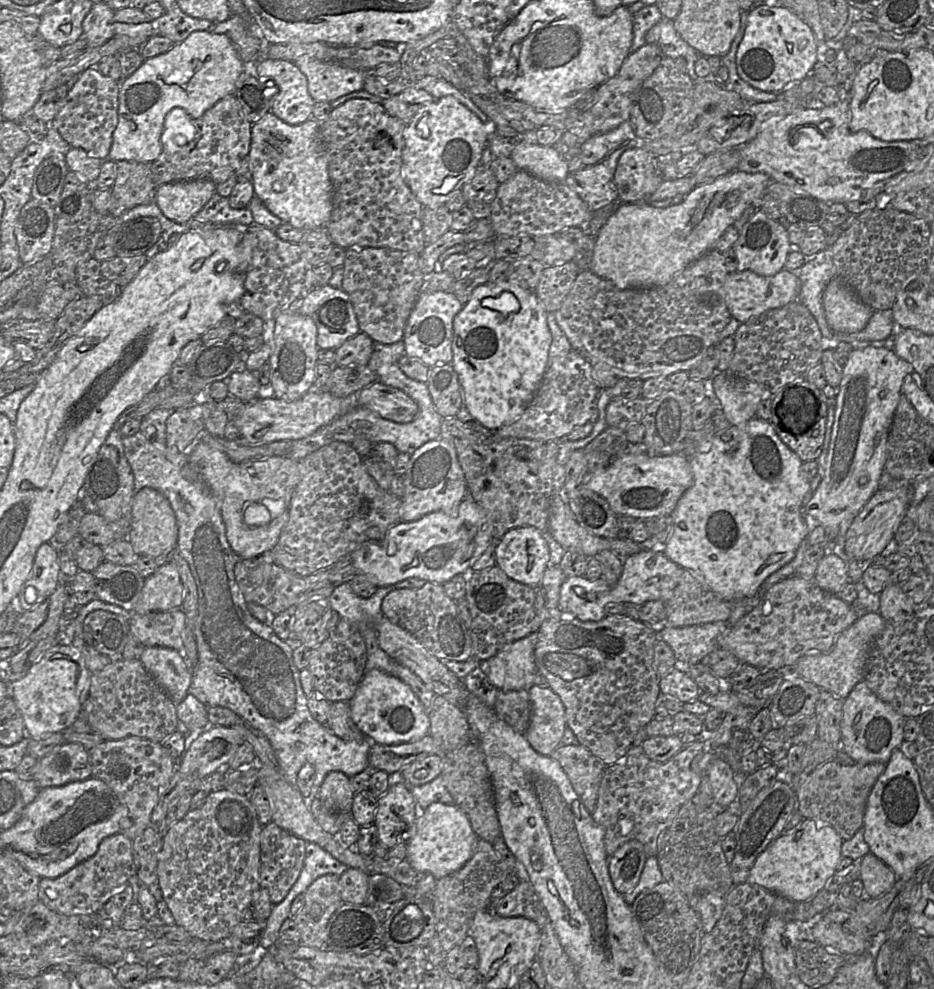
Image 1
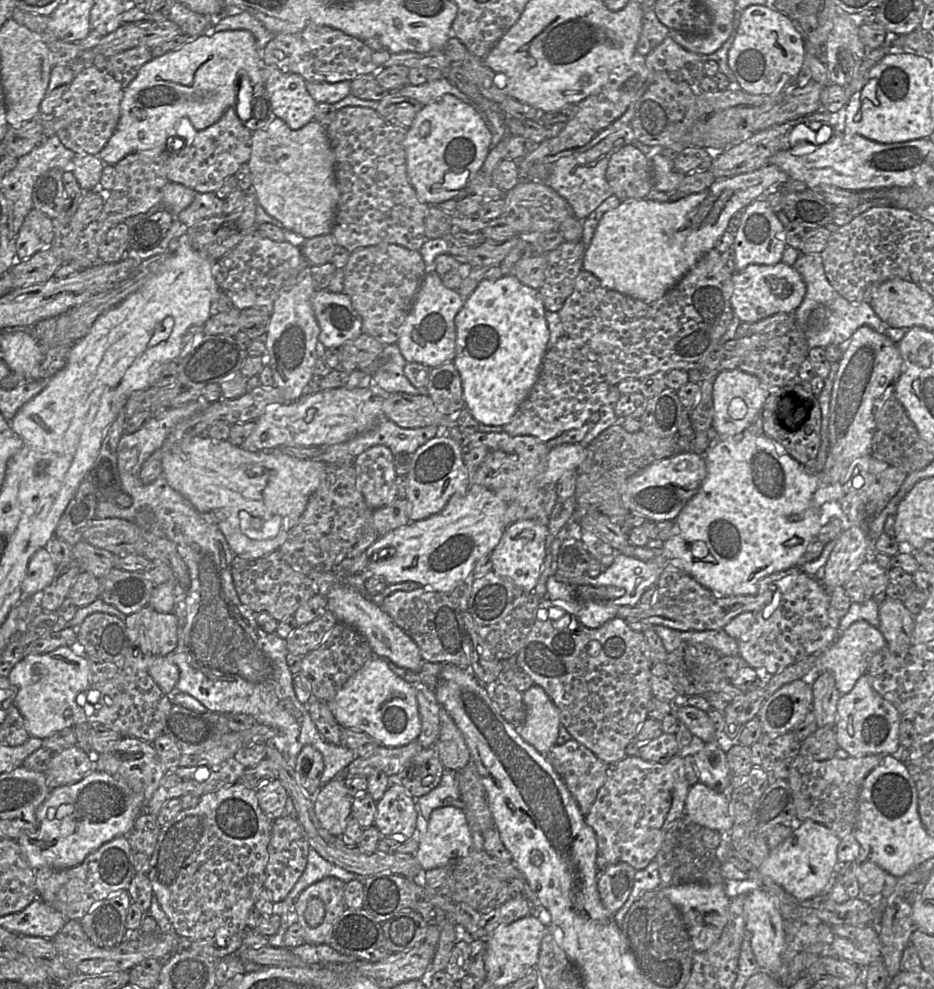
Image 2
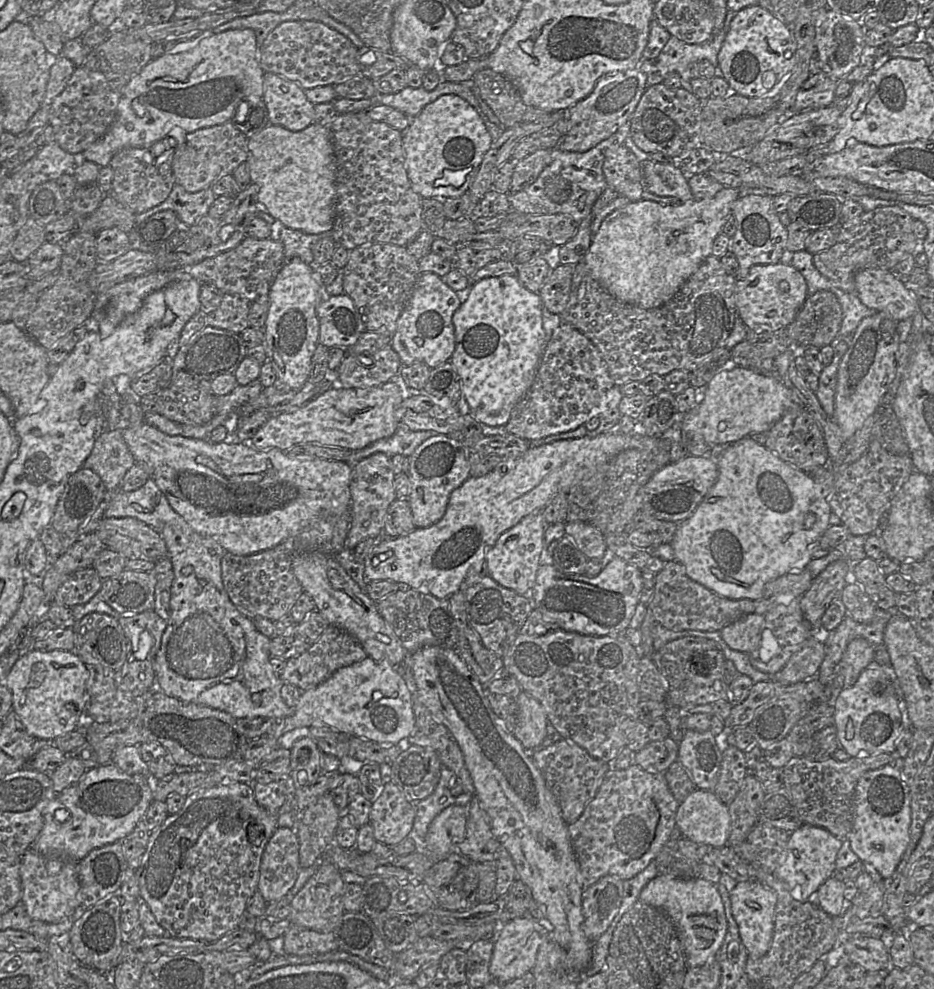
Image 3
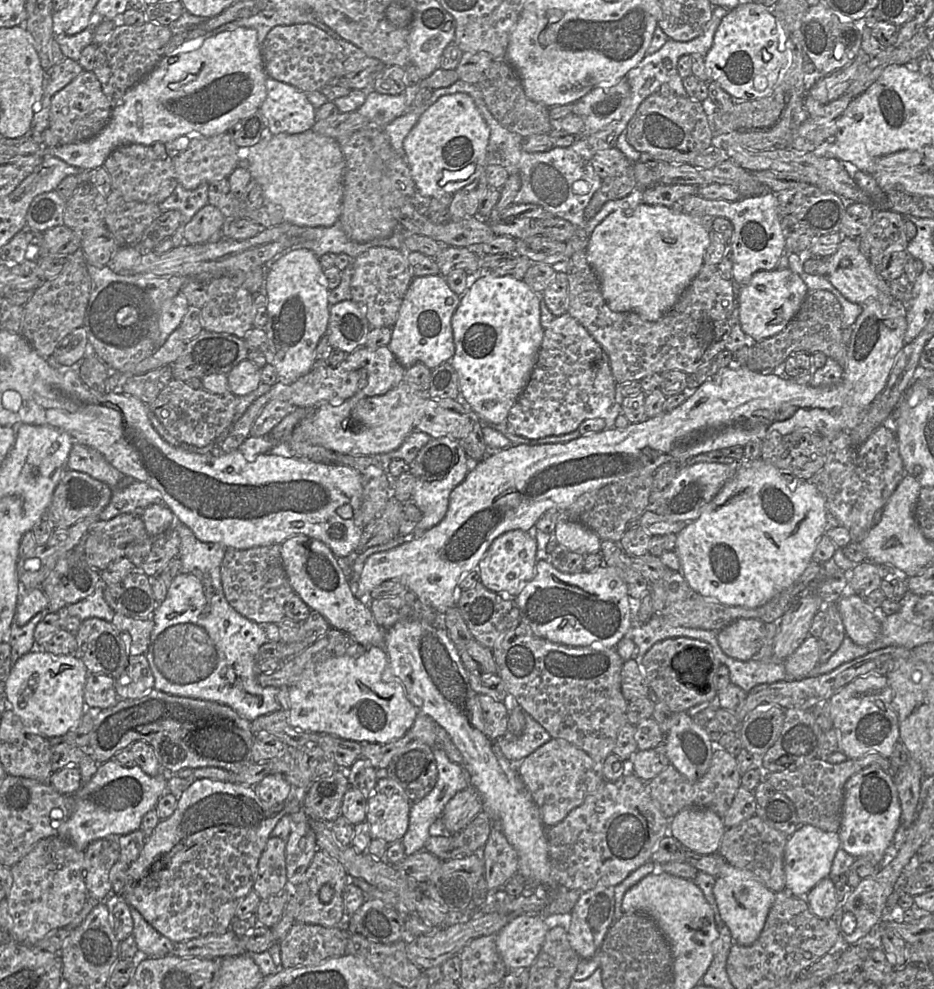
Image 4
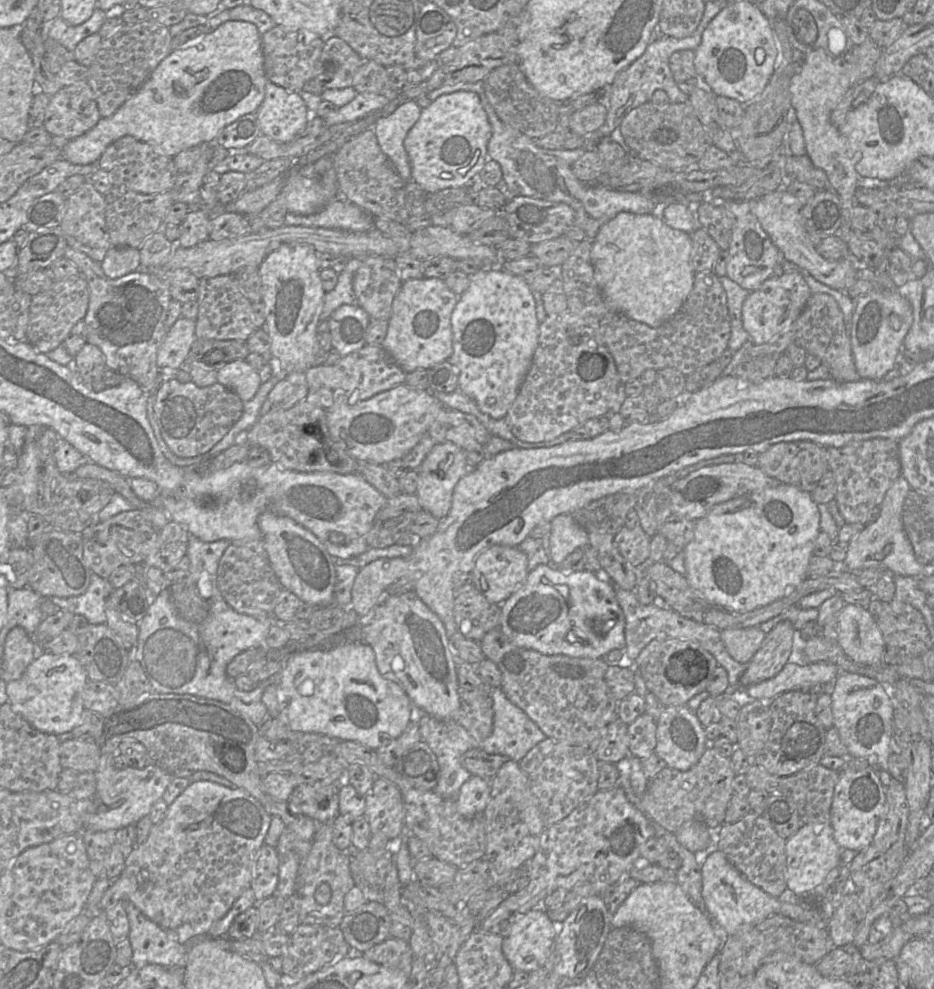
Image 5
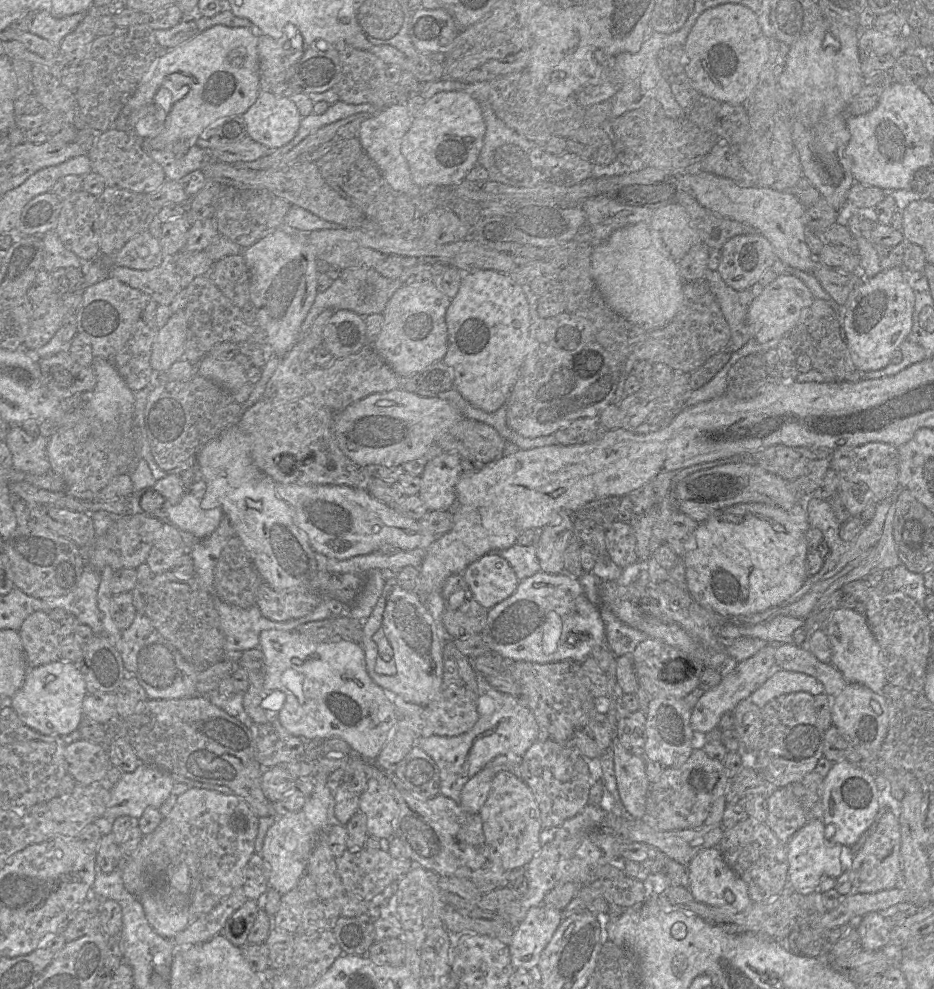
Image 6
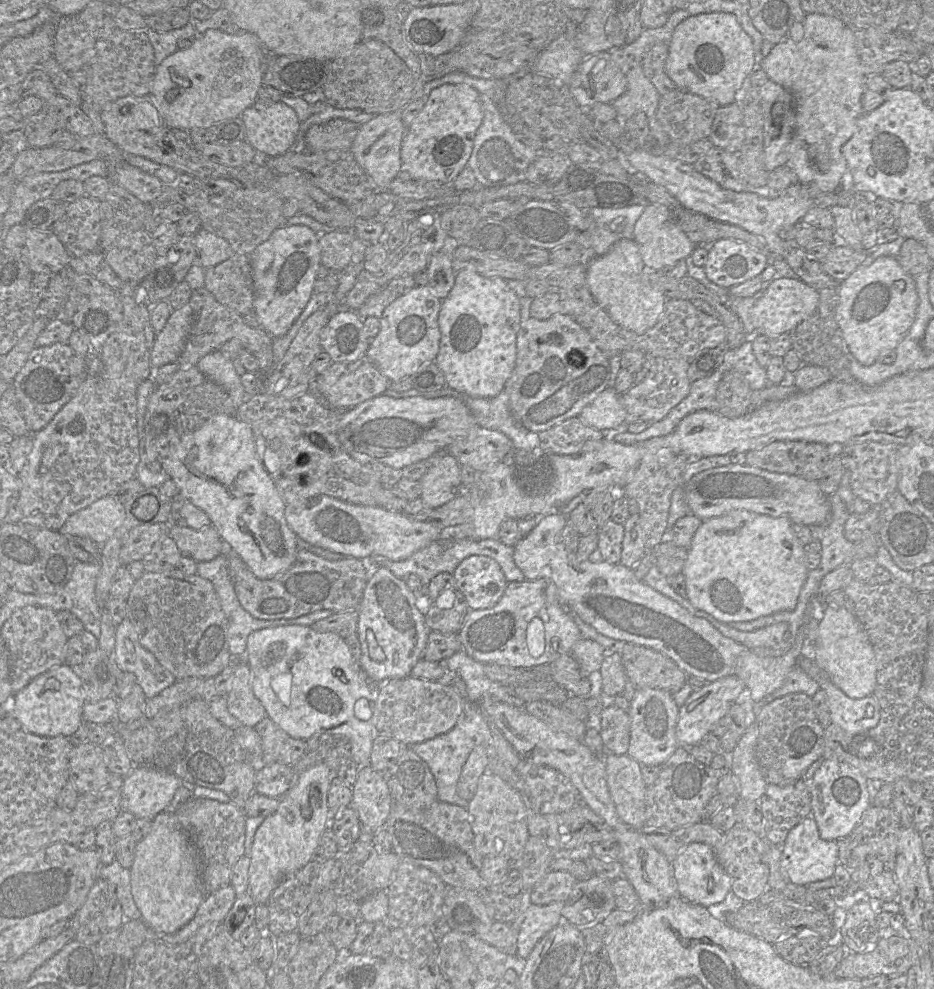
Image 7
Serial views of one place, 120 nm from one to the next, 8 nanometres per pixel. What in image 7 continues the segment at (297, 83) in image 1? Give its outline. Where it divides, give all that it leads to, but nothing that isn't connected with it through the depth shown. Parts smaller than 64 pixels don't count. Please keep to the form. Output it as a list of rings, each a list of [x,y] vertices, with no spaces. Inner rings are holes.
[[[256,101],[241,114],[245,126],[245,141],[258,153],[259,157],[275,157],[293,148],[301,122],[296,112],[282,102]]]

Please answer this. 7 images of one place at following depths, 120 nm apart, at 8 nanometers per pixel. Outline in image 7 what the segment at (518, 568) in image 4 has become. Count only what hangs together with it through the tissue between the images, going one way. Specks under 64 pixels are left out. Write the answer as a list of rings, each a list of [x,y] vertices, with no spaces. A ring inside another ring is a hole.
[[[470,556],[454,570],[455,589],[464,596],[470,610],[493,607],[508,582],[499,564],[486,556]]]

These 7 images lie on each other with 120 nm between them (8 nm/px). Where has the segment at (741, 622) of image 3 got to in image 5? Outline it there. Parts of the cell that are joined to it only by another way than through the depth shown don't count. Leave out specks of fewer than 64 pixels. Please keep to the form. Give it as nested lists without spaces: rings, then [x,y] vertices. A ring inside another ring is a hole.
[[[758,626],[721,630],[722,642],[730,656],[744,664],[759,650],[766,635]]]

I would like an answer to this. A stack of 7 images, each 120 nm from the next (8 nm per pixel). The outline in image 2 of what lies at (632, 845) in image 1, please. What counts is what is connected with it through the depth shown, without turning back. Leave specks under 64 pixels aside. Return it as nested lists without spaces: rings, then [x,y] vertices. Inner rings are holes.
[[[619,862],[600,871],[597,890],[603,906],[615,914],[631,893],[636,870],[627,863]]]

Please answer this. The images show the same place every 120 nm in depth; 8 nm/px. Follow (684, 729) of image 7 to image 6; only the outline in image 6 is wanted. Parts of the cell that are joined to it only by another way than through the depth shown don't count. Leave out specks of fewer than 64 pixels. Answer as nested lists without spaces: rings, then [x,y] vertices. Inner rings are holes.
[[[767,644],[754,654],[754,656],[738,662],[727,675],[722,677],[722,680],[717,686],[703,693],[690,713],[690,727],[694,733],[706,734],[708,731],[717,727],[721,716],[725,712],[733,711],[740,701],[747,699],[778,670],[775,662],[777,645],[780,644]]]

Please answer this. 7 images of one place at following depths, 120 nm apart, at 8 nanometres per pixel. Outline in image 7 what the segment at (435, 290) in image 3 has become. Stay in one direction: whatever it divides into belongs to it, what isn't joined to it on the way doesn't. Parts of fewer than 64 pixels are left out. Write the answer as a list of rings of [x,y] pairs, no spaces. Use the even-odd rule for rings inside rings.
[[[414,286],[399,295],[383,311],[380,330],[370,340],[366,356],[391,383],[410,377],[422,366],[434,362],[440,345],[438,324],[442,300],[428,286]]]

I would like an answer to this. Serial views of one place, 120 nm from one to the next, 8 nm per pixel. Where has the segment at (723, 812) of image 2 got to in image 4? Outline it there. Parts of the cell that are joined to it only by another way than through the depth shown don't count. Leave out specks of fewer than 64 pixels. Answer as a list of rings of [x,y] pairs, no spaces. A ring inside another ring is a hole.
[[[687,807],[671,819],[669,835],[694,853],[711,855],[718,853],[725,830],[723,818],[713,811]]]

